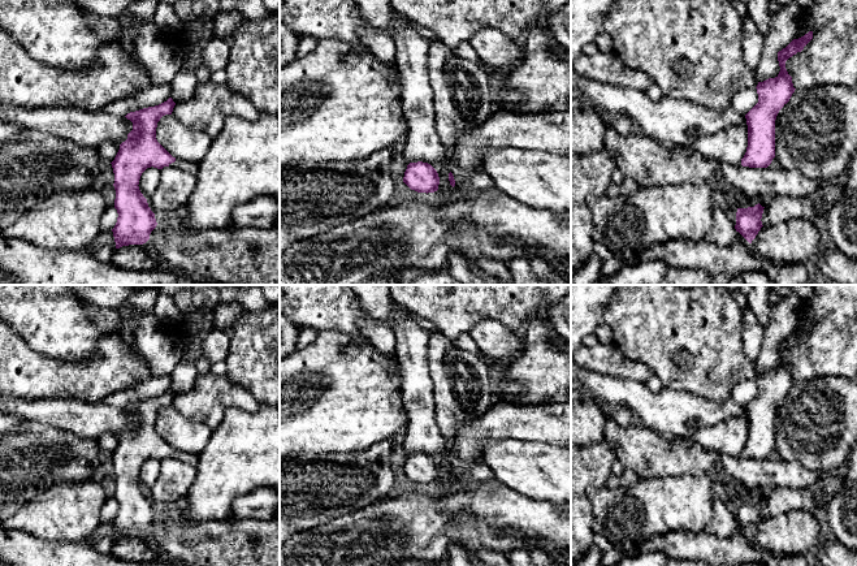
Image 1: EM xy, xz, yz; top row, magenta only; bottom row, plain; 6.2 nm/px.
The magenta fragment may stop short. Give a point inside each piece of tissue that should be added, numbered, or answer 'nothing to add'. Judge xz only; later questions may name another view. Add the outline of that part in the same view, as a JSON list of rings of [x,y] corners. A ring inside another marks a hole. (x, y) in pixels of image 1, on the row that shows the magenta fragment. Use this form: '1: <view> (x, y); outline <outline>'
nothing to add

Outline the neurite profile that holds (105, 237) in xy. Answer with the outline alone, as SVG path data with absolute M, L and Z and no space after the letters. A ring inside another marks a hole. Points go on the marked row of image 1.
M101 230L96 238L90 243L88 250L92 252L94 250L101 247L101 246L109 246L113 250L116 249L116 242L113 237L112 230Z

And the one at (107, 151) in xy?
M103 142L96 150L99 152L101 161L111 164L114 160L120 150L120 146L117 146L113 142Z

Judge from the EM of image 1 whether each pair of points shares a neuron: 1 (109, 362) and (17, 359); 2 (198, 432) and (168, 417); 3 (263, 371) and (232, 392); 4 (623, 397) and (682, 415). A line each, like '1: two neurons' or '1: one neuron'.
1: one neuron
2: one neuron
3: two neurons
4: one neuron

